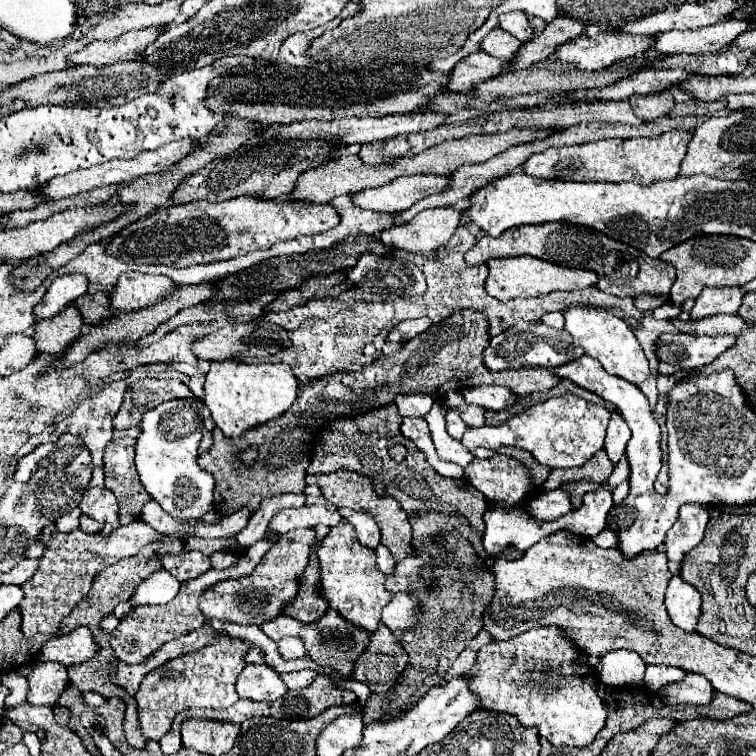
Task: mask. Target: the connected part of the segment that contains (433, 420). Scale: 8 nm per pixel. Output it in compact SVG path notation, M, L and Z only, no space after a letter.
M434 403L426 421L430 425L430 435L432 435L432 441L434 441L434 447L440 455L440 459L448 459L452 463L460 463L462 467L466 467L470 461L472 461L472 453L456 439L452 439L446 431L446 421L444 421L444 415L446 415L448 407L444 403Z

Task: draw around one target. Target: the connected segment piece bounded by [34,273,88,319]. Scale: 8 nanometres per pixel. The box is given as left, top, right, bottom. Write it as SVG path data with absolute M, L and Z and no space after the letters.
M82 273L56 277L52 285L48 287L46 295L42 297L42 301L34 307L36 319L50 319L58 315L60 309L68 307L72 301L76 301L86 291L88 291L88 279Z

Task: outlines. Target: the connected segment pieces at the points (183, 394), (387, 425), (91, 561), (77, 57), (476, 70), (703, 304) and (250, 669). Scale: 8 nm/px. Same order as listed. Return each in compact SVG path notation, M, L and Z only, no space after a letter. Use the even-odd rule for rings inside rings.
M140 379L134 381L114 417L116 429L128 429L140 425L140 413L154 409L166 399L192 399L194 393L178 379Z
M394 403L348 419L336 417L320 431L314 443L314 457L306 467L306 473L332 473L336 469L358 471L372 479L378 495L392 495L408 515L412 515L412 511L426 511L428 507L436 507L436 511L464 515L470 521L472 531L482 535L486 497L480 495L480 491L476 491L466 479L446 479L436 475L436 471L428 467L424 455L420 455L420 451L416 451L416 447L412 447L412 443L400 435L400 419L402 415L396 411ZM394 445L404 445L408 451L400 463L388 455L388 449Z
M136 519L128 525L118 525L108 535L102 535L102 533L88 535L80 529L74 529L70 533L54 531L52 535L46 535L42 531L38 535L38 541L46 549L44 549L44 555L40 557L36 575L22 585L24 599L18 605L22 613L22 633L24 635L54 635L56 627L60 627L60 621L72 611L72 607L82 597L88 595L96 573L100 573L112 563L118 563L120 559L128 559L136 555L146 543L152 543L156 539L160 539L160 533L152 531L152 527L148 527L148 523L144 523L142 519Z
M162 25L146 27L138 31L122 33L118 39L112 41L94 41L86 45L82 51L70 55L70 63L74 65L112 65L118 61L134 61L140 59L144 49L158 39L158 35L164 31Z
M484 51L472 53L468 59L462 59L452 71L452 91L472 95L476 85L488 79L494 79L508 71L508 63L496 59Z
M720 287L720 289L704 289L696 299L692 309L692 319L710 317L716 313L736 313L742 303L742 289L740 287Z
M246 665L236 681L236 693L252 701L276 701L286 693L286 687L268 665Z

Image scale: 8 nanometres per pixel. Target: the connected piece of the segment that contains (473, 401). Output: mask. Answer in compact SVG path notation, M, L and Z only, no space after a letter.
M470 387L464 391L464 399L470 405L480 405L490 411L502 411L516 401L516 395L512 395L506 387Z

